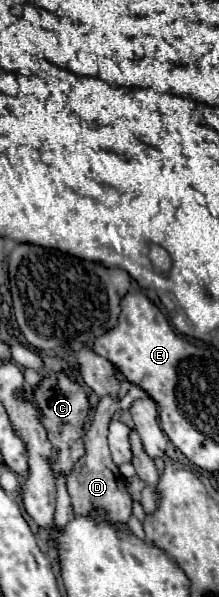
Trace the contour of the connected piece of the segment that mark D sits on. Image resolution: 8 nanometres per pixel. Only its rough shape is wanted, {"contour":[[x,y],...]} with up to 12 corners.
{"contour":[[148,394],[102,396],[68,474],[76,514],[128,522],[132,498],[108,450],[110,418]]}

